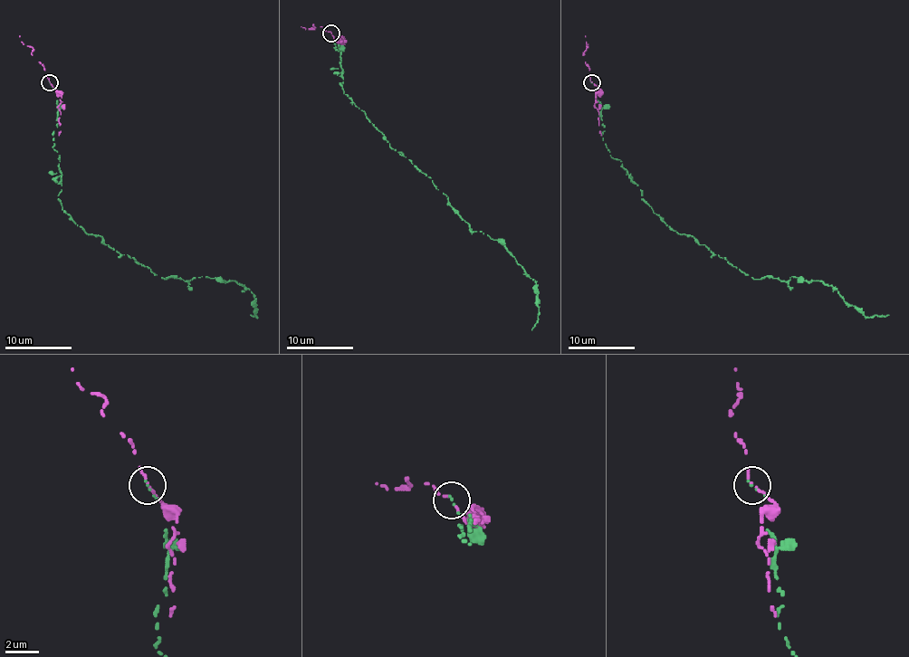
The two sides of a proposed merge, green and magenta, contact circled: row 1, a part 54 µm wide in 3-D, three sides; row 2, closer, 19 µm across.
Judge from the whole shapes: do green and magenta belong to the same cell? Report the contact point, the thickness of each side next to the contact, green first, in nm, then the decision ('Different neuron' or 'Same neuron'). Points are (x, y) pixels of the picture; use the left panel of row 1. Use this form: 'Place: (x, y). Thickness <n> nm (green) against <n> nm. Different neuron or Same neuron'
Place: (50, 82). Thickness 100 nm (green) against 110 nm. Different neuron

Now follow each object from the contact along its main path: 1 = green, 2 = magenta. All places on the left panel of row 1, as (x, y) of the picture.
1: (50, 83), (58, 108), (53, 148), (65, 214), (164, 279), (235, 280), (253, 295), (257, 317), (251, 315)
2: (50, 81), (62, 96), (58, 107), (58, 135)

